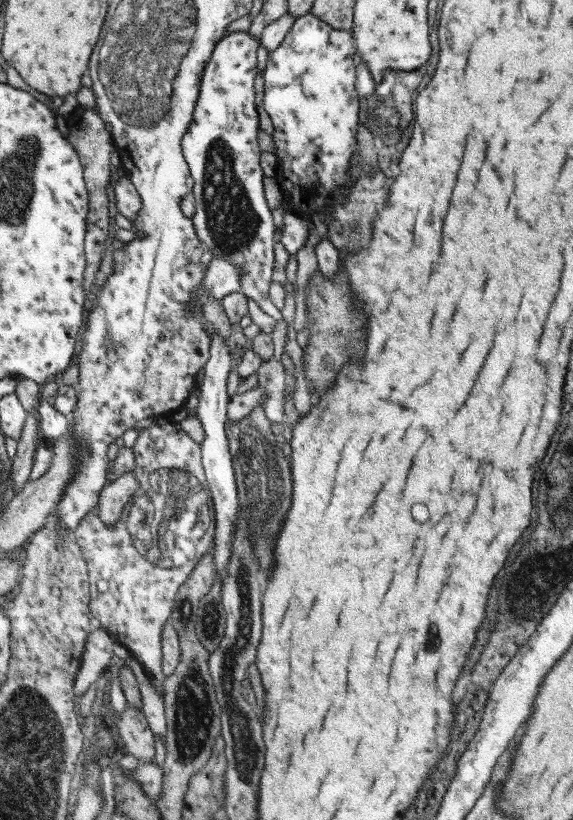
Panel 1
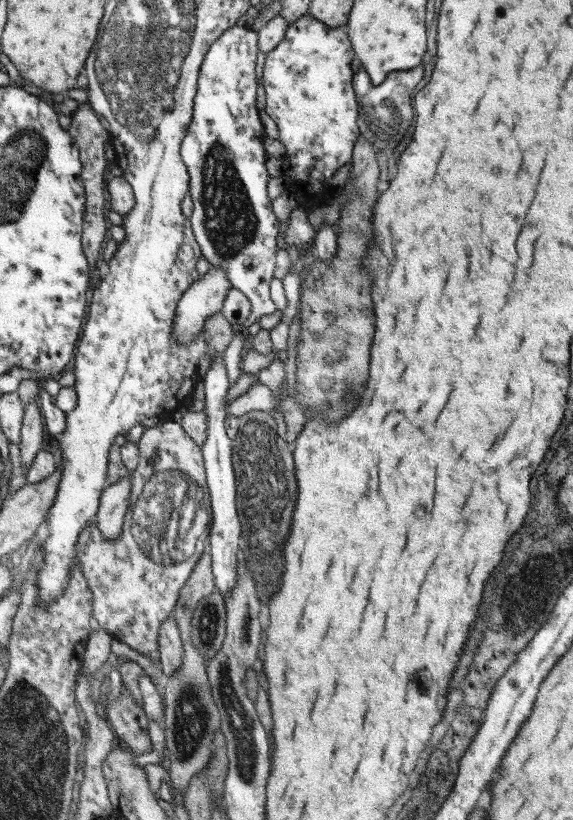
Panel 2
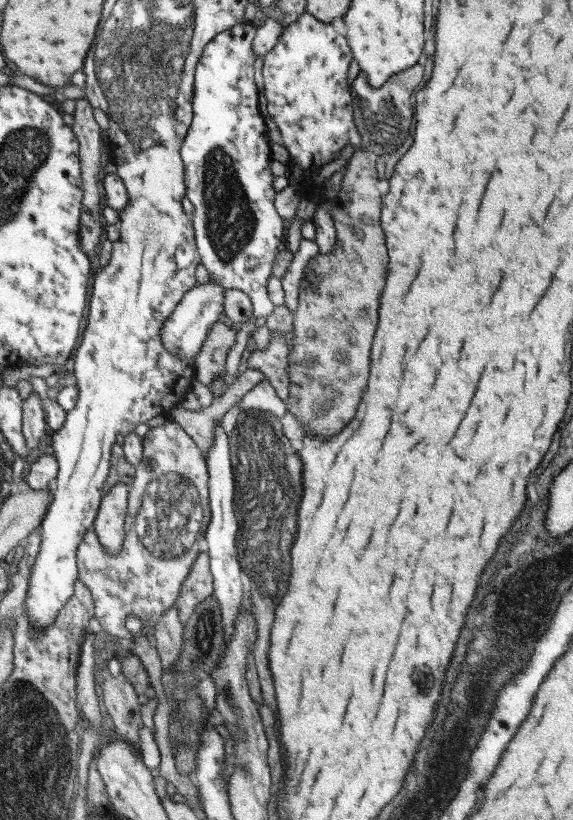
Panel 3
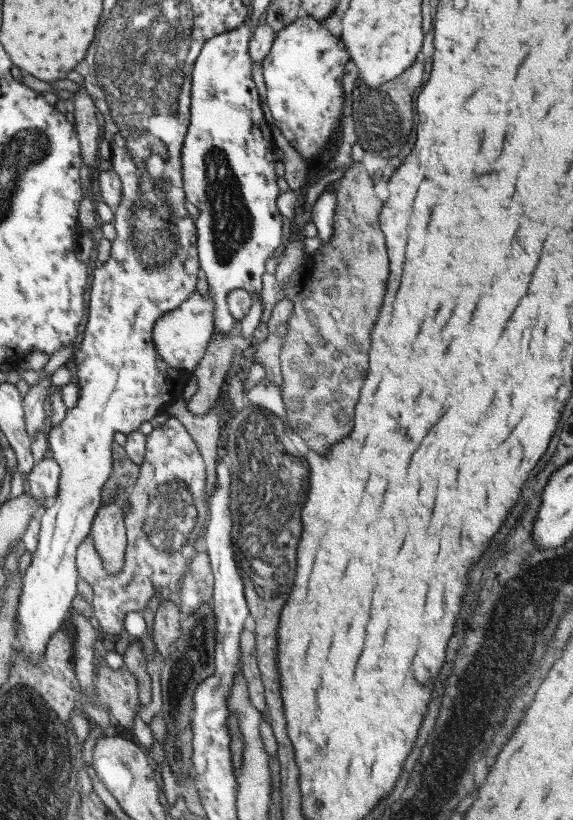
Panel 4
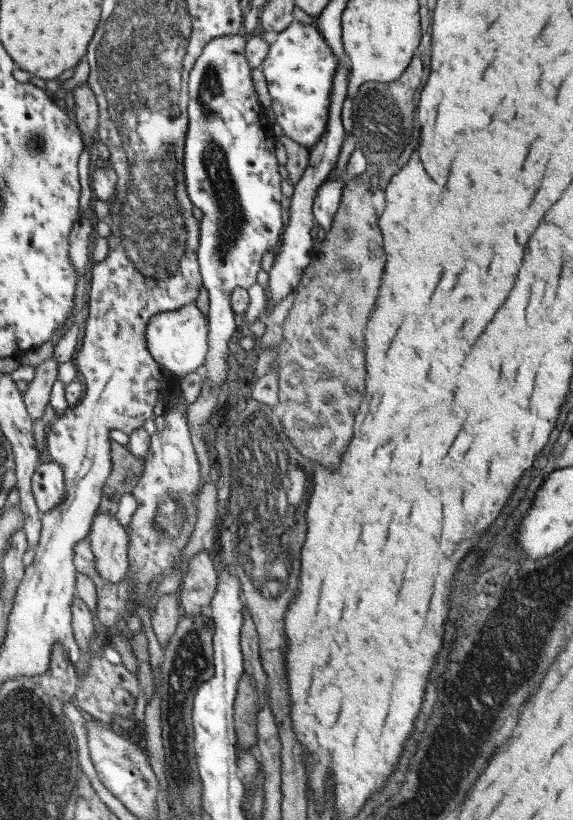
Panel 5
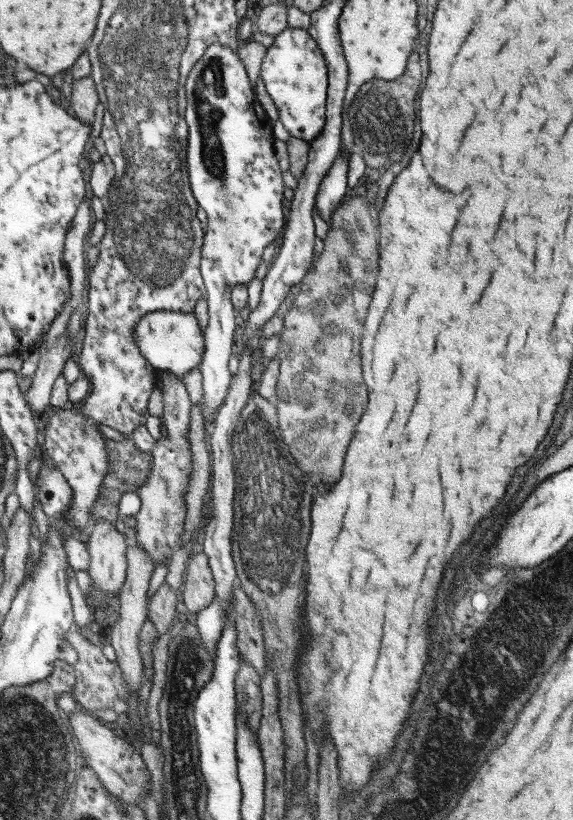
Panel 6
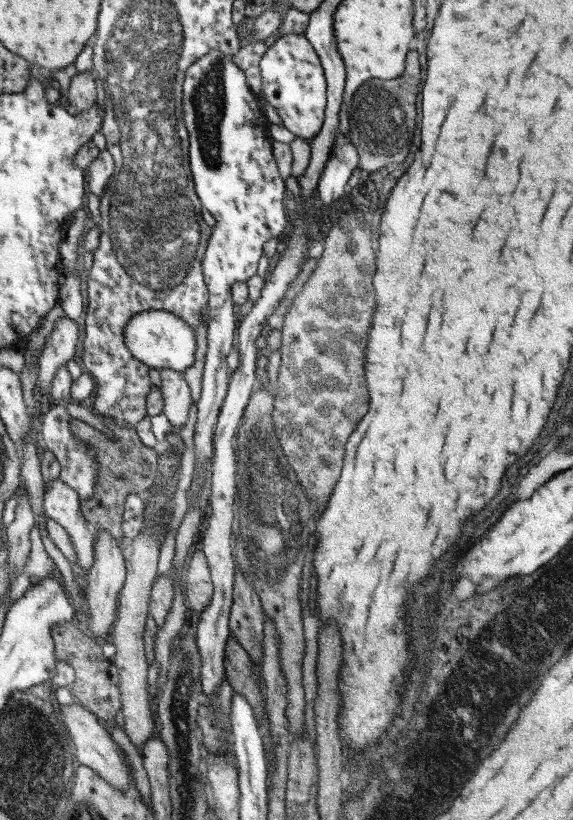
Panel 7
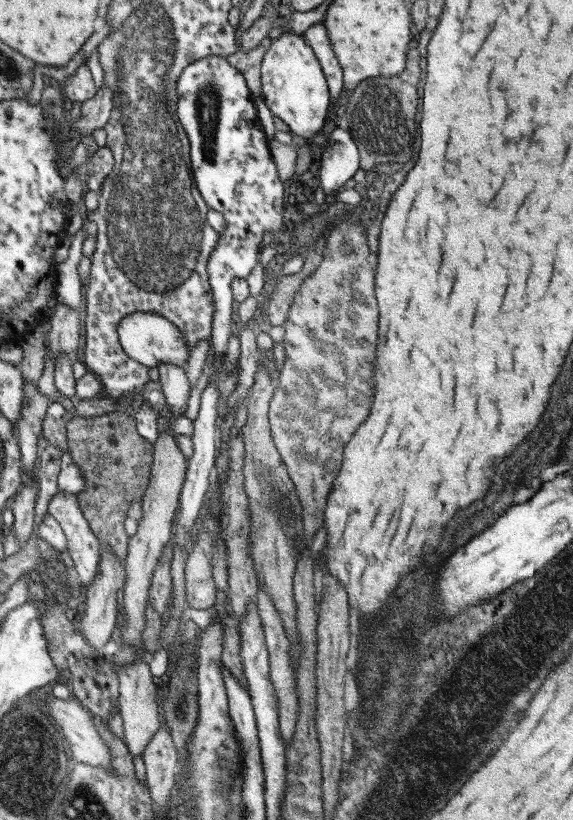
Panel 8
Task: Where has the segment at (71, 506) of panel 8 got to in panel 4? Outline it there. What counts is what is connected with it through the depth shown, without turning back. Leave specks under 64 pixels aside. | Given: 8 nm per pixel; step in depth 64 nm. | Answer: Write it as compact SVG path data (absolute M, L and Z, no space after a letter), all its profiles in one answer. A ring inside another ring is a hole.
M53 458L38 460L28 473L26 491L45 509L60 489L61 468Z

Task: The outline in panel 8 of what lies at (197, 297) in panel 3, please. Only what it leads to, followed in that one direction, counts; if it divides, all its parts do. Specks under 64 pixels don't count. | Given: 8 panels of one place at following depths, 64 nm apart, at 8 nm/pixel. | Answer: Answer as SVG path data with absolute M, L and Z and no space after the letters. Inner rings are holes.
M156 312L134 313L122 318L118 324L118 339L120 345L129 358L148 367L149 369L157 367L160 364L172 364L176 367L185 368L189 362L190 349L186 347L184 333L174 325L172 321Z

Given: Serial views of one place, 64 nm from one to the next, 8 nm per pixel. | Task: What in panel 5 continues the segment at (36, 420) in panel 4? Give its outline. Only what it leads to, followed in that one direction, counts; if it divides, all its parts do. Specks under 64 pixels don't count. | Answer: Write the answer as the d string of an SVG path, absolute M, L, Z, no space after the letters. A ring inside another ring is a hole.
M51 358L44 360L35 368L35 378L23 393L23 402L32 422L40 420L46 412L51 396L51 389L57 380L58 364Z

